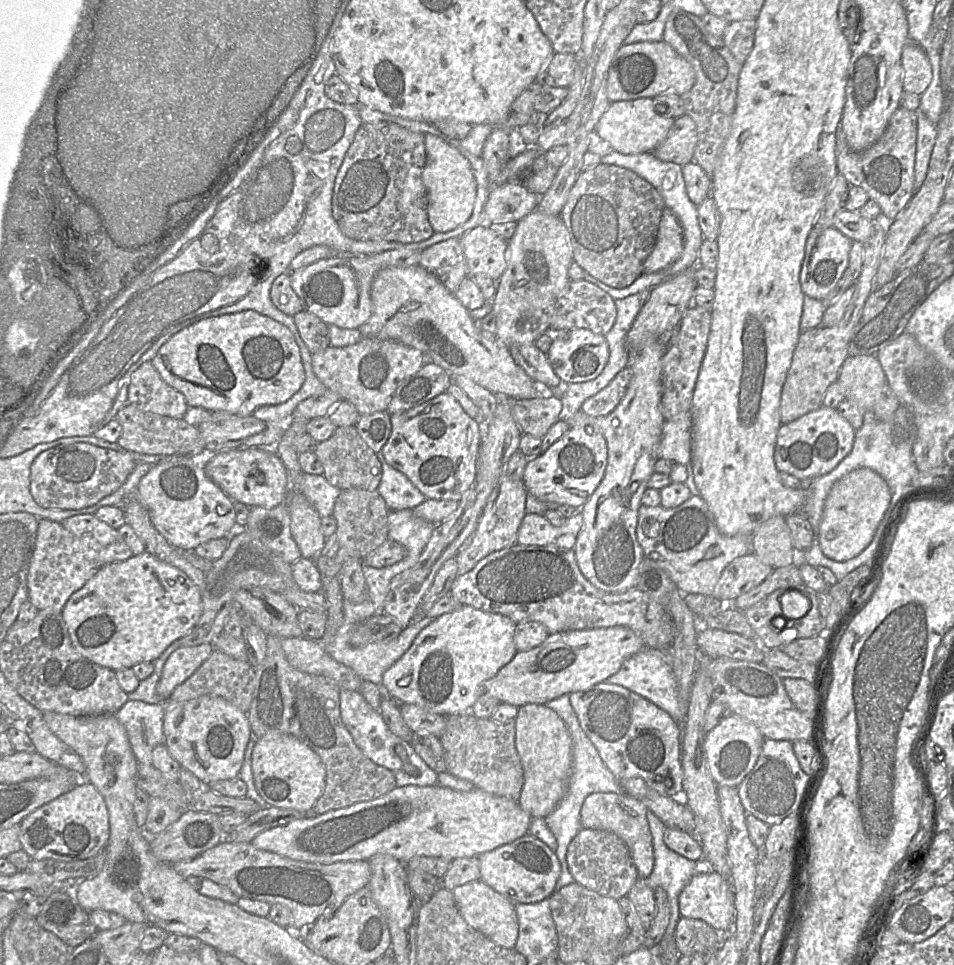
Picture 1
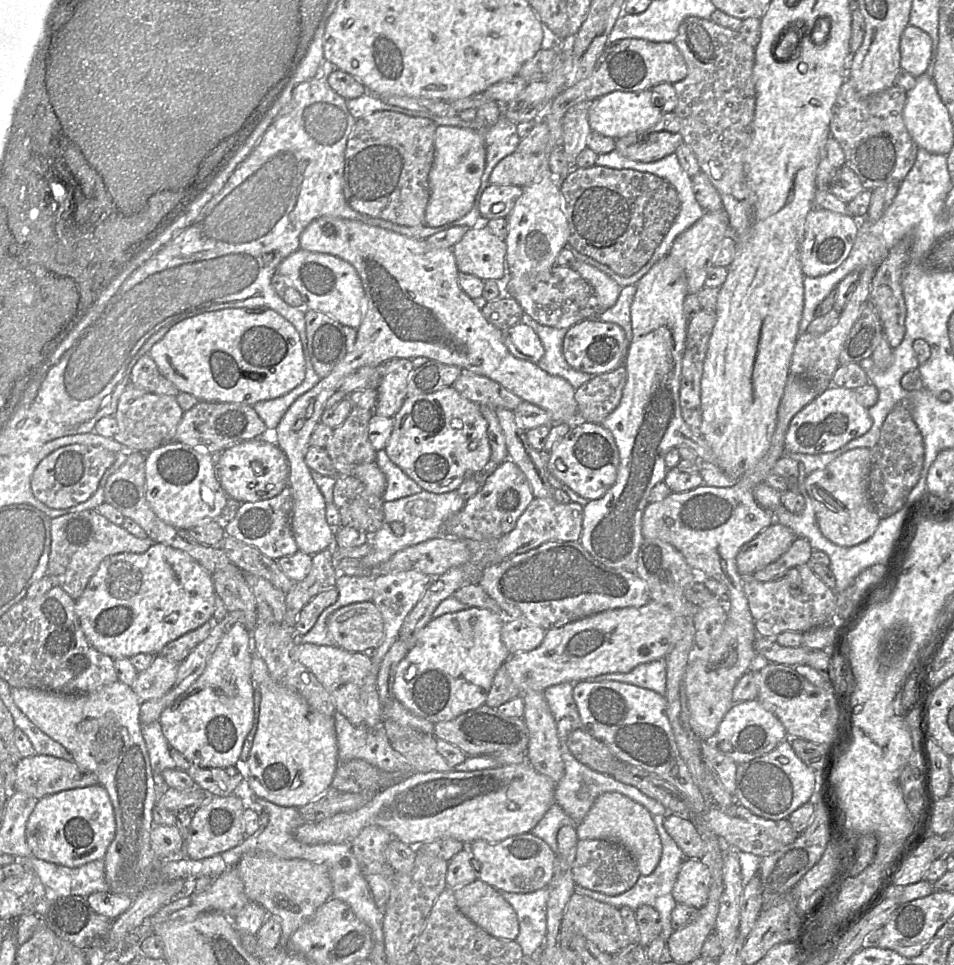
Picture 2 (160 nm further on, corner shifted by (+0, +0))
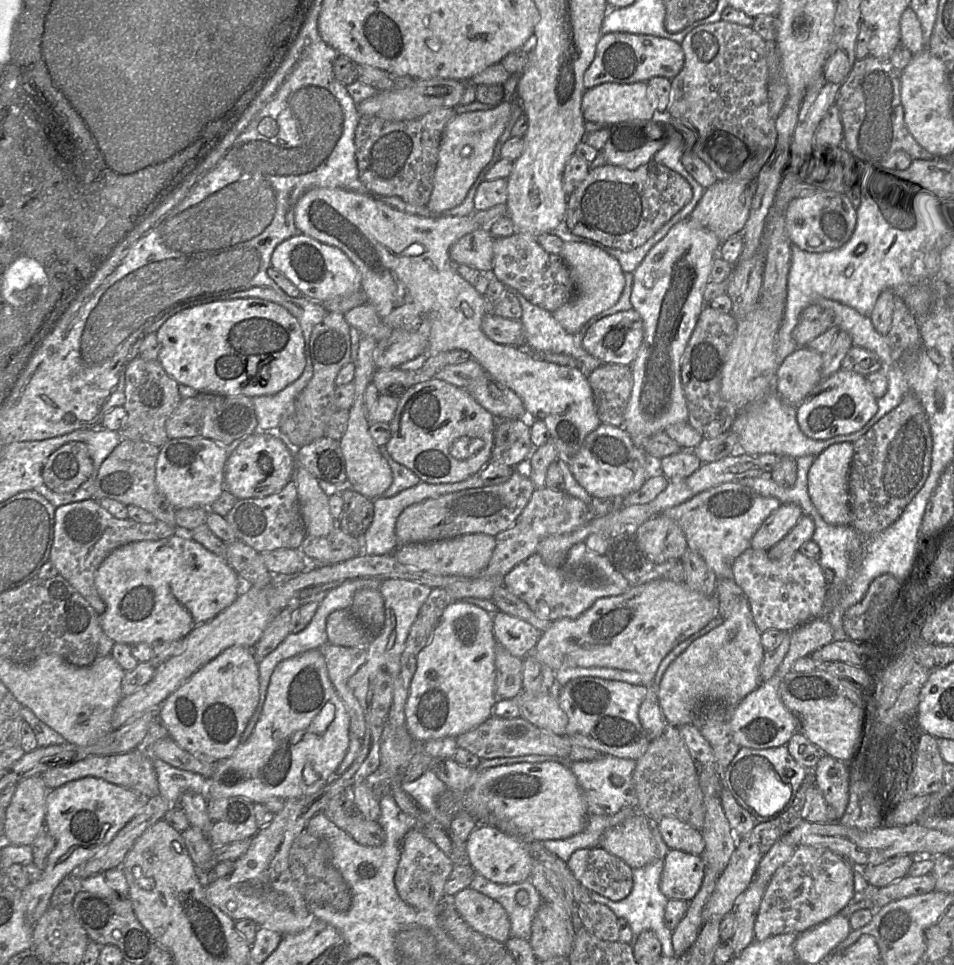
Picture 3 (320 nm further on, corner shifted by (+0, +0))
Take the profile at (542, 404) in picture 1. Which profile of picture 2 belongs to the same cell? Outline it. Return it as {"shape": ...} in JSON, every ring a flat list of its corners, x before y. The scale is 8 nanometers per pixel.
{"shape":[[461,371,461,374,452,386,466,399,479,405,486,405,492,408,504,407,513,411,523,401,519,396,507,390,498,382,469,371]]}

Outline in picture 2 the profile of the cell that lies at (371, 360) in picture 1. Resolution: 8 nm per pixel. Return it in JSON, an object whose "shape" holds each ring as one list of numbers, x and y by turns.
{"shape":[[390,359,378,367,379,384,374,413,383,417,394,417,407,397,407,382,414,369,412,360]]}

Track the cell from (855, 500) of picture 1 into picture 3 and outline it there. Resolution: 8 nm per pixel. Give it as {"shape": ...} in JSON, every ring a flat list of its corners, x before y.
{"shape":[[851,442,832,445,816,456,808,473,809,497,823,520,830,525,844,526,852,523,848,482,853,455]]}

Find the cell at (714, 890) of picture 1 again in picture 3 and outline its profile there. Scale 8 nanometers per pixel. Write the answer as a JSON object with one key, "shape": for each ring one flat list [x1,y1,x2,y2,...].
{"shape":[[669,849,660,877,660,891,669,900,690,902,702,885,704,870,705,863,701,856]]}

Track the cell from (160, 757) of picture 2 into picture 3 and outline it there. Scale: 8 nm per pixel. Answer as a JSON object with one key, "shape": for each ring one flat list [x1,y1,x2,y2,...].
{"shape":[[153,758,153,765,157,773,160,795,172,805,178,805,181,795,186,791,205,793,207,779,202,775,176,768,159,758]]}

